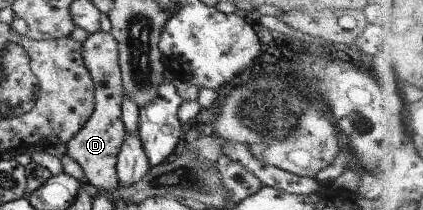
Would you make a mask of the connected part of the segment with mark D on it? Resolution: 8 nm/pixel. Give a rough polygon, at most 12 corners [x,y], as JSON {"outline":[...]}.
{"outline":[[88,34],[90,117],[65,144],[93,192],[117,186],[125,138],[117,43]]}

